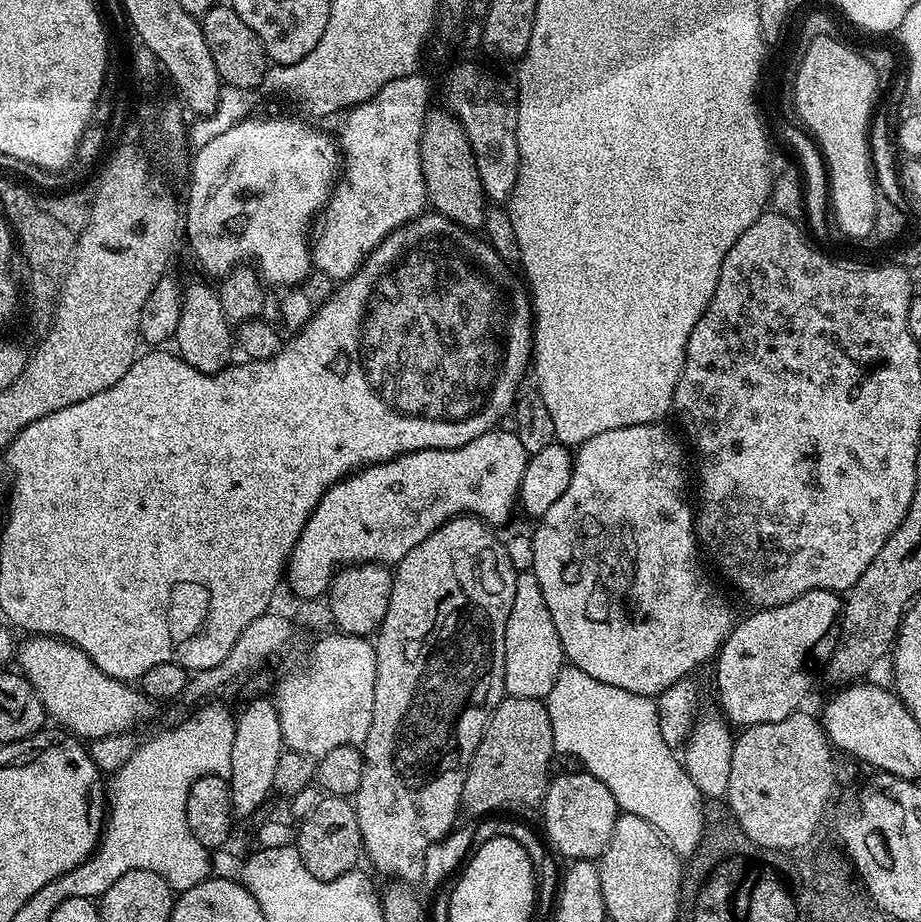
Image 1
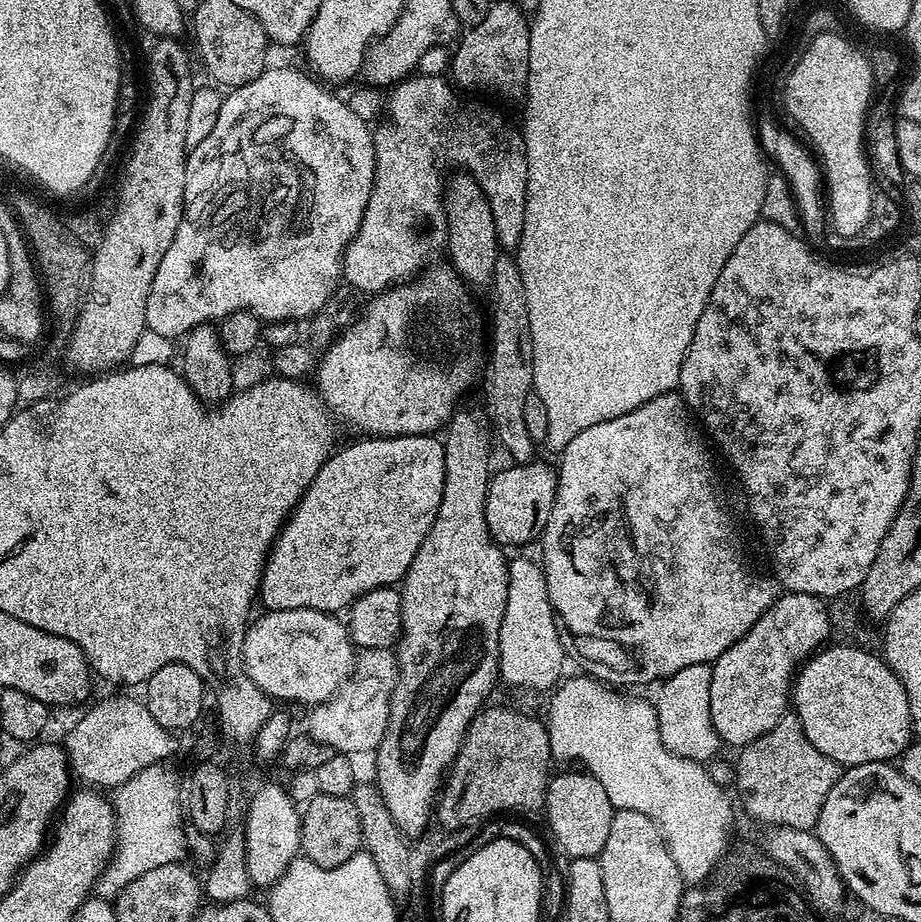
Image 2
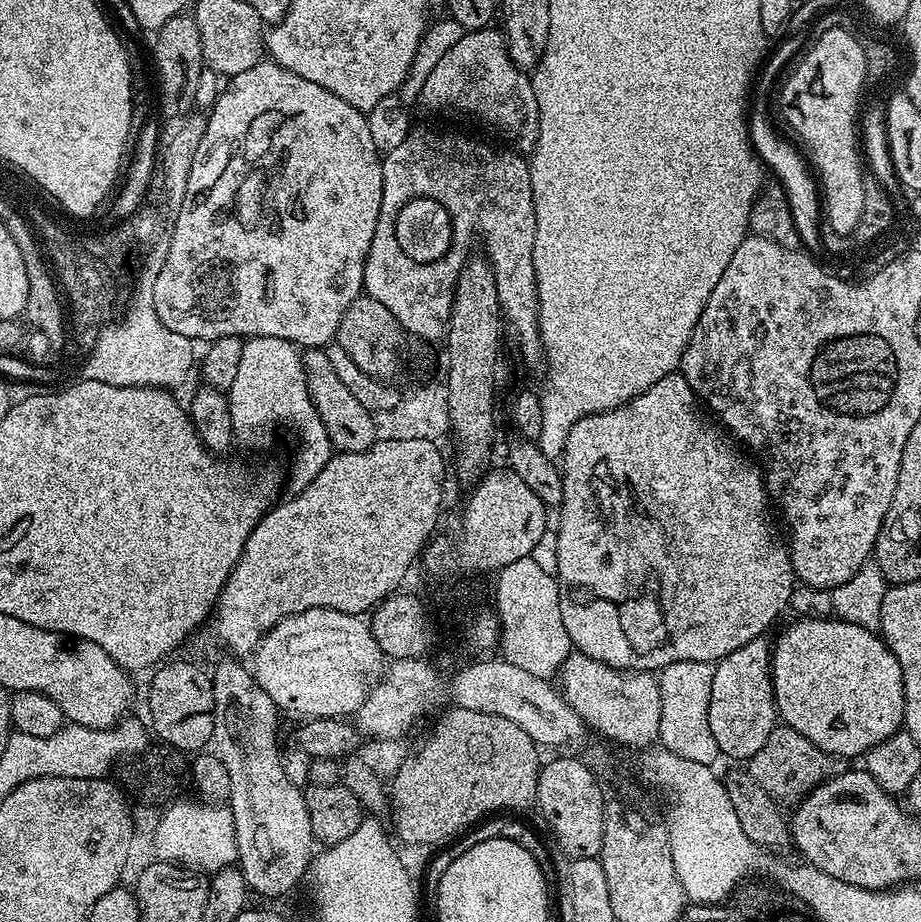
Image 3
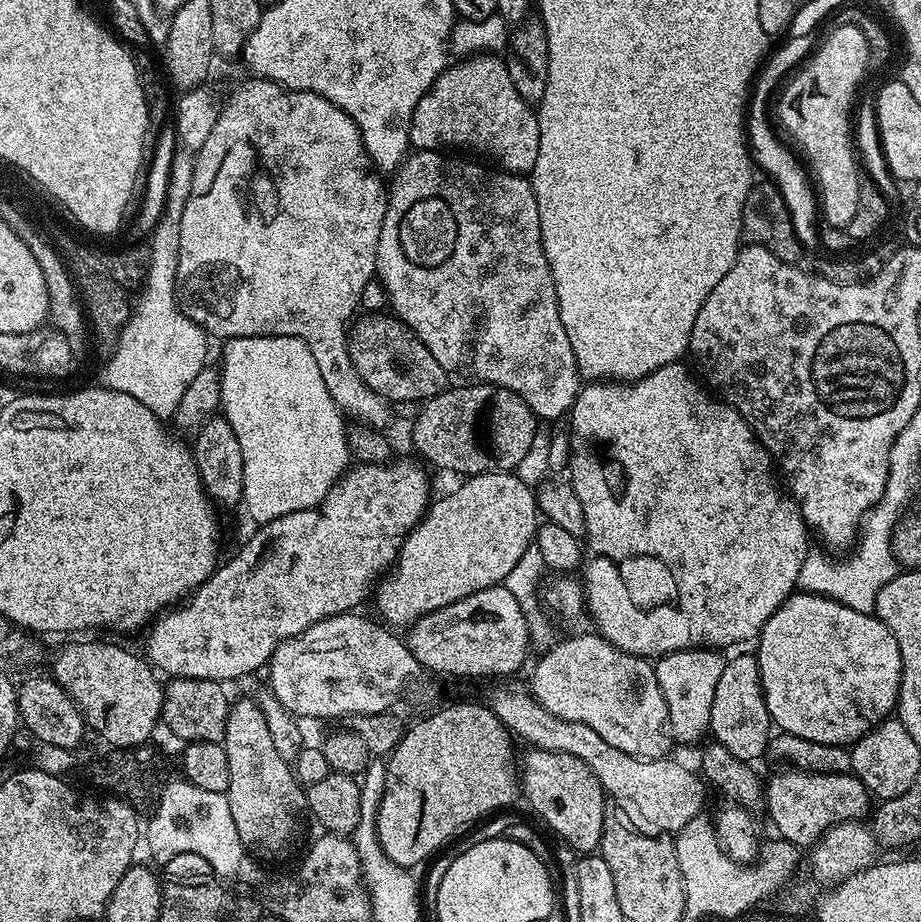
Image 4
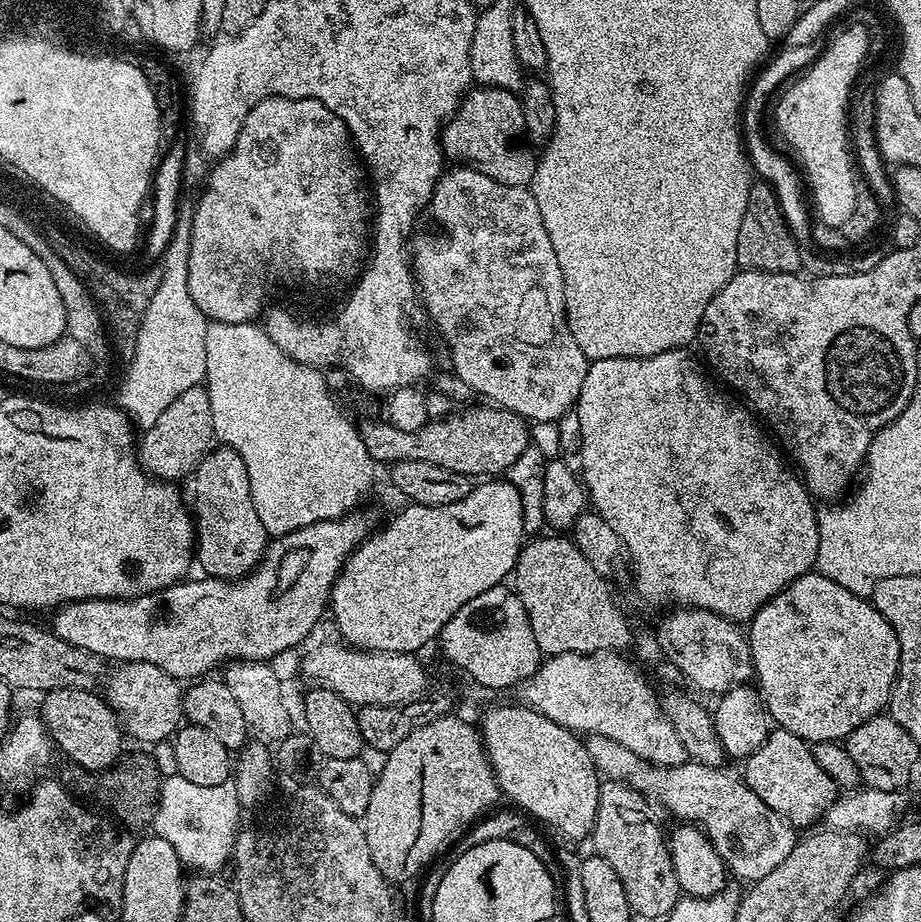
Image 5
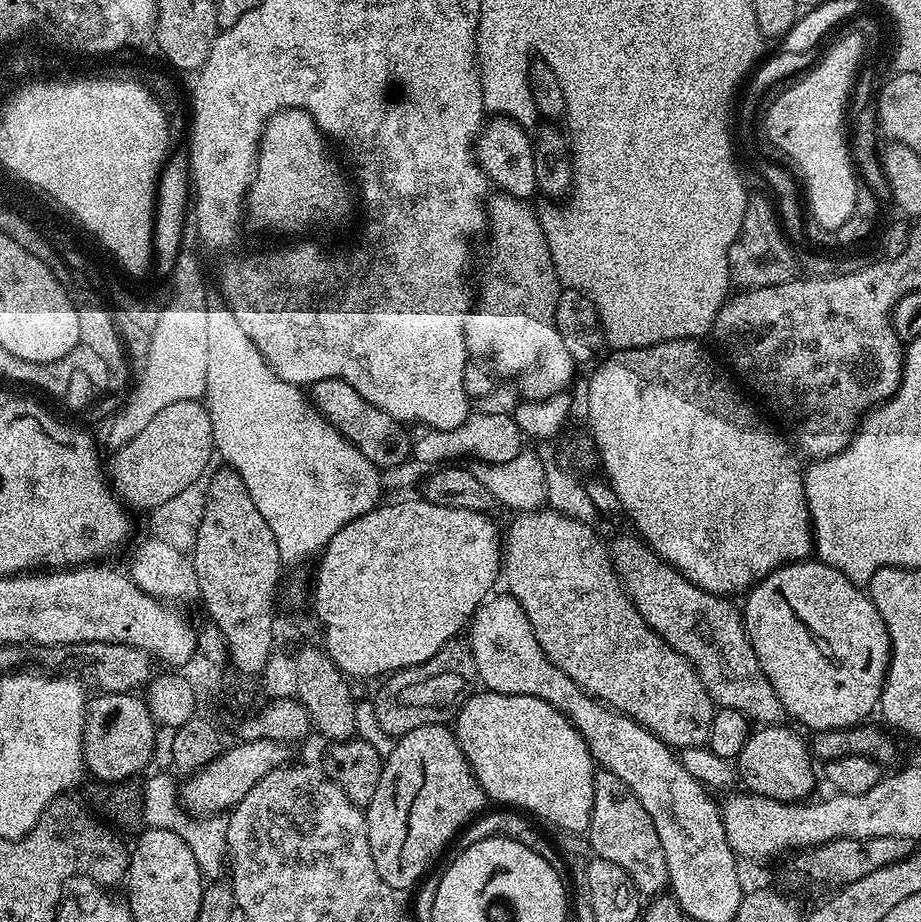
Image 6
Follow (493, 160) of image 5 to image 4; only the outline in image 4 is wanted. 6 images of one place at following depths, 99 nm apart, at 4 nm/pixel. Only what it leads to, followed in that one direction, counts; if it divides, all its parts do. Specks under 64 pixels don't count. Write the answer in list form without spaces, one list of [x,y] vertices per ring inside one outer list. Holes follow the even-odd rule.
[[[477,54],[449,63],[444,72],[433,82],[428,93],[418,102],[411,120],[408,121],[408,143],[416,150],[444,150],[447,144],[452,148],[469,148],[489,156],[503,171],[530,174],[534,162],[538,162],[540,141],[540,118],[537,109],[514,90],[510,82],[508,65],[499,55]]]

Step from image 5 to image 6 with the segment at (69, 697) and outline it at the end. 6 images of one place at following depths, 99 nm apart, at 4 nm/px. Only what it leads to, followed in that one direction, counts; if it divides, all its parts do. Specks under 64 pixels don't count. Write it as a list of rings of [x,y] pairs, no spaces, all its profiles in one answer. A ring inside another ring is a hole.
[[[131,692],[96,694],[88,701],[84,713],[84,766],[97,781],[122,784],[139,772],[149,771],[148,763],[156,752],[158,725],[152,719],[147,703]]]

